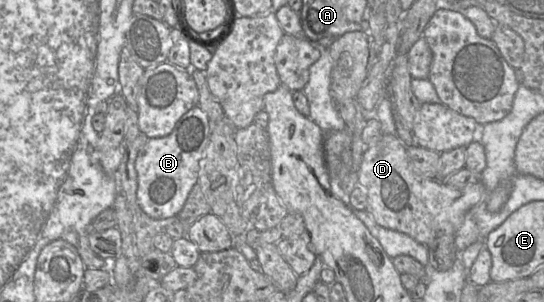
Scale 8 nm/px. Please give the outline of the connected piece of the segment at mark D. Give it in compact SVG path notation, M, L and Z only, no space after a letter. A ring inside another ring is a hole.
M383 134L375 144L365 149L358 170L358 185L366 191L366 210L380 226L403 232L425 246L432 242L439 232L453 232L455 235L465 215L478 205L485 195L485 186L481 181L463 189L452 189L444 181L418 175L409 162L407 147L396 134Z

